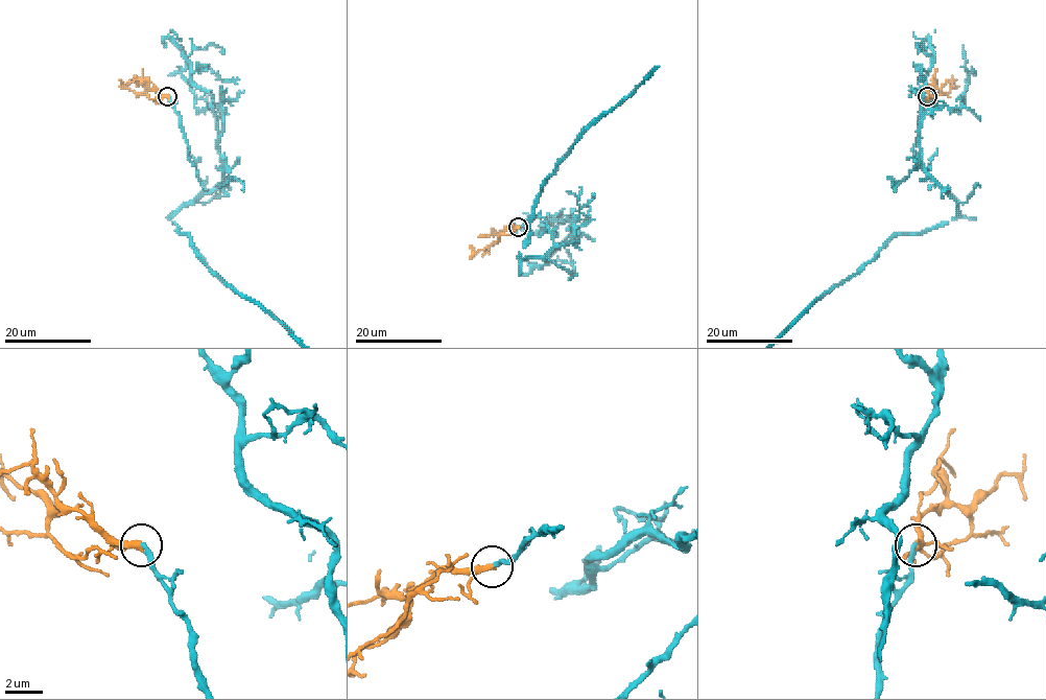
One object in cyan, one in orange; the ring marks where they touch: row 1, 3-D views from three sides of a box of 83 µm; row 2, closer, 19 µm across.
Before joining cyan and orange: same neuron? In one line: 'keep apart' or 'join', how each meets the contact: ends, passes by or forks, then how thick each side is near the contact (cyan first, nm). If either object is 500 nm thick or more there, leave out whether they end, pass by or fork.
join; cyan ends; orange ends; calibres 280 and 400 nm

